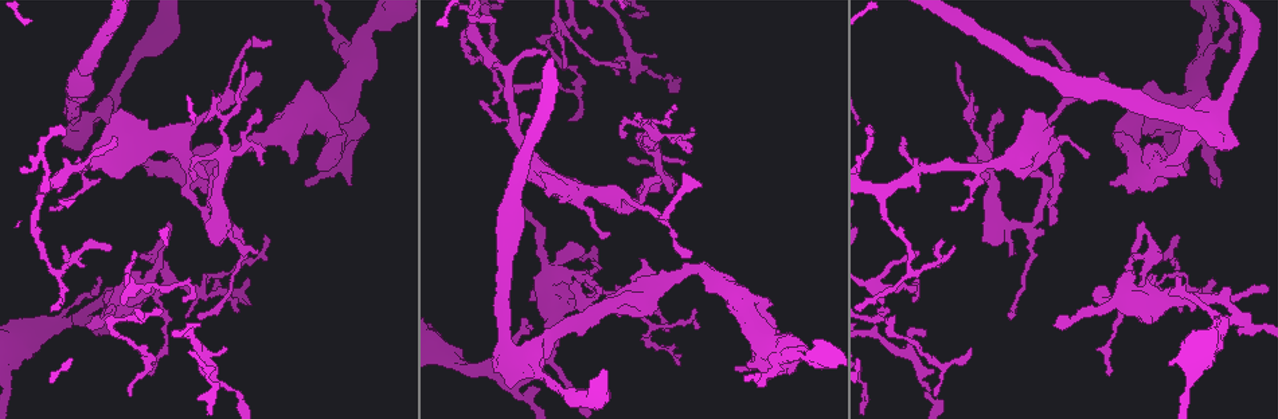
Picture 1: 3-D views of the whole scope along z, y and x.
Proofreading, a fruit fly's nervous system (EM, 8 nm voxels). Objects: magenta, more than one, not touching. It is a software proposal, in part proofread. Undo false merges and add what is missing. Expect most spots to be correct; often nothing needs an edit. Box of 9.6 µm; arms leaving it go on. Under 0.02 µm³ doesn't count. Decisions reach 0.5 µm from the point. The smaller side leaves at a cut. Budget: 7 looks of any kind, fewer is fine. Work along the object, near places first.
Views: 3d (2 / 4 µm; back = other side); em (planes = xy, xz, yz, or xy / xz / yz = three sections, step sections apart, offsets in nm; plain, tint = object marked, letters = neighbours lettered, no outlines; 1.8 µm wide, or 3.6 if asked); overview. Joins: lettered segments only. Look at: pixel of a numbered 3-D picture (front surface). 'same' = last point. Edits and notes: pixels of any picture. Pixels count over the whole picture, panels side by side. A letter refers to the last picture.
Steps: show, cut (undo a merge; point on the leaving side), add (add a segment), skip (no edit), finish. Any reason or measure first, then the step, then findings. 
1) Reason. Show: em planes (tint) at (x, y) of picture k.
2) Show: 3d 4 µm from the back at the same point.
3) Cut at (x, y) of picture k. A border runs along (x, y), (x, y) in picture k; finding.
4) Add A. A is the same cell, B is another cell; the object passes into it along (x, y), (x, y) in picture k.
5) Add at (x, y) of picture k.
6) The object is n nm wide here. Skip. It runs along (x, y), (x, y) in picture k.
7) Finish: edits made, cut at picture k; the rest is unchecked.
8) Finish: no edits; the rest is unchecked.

Calibre changes. Show: 3d 2 µm at (547, 362) of picture 1.

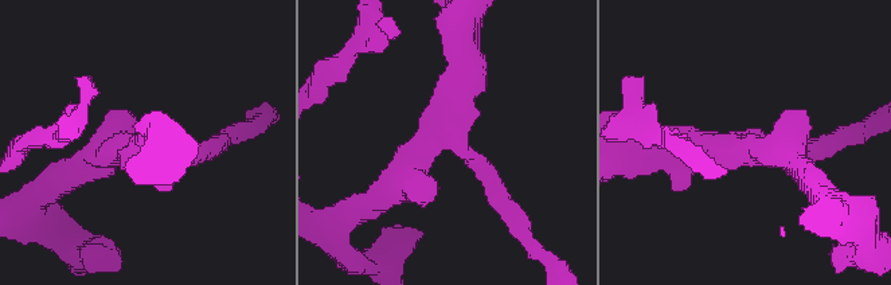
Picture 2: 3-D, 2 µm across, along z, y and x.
Show: em planes (letters) at (434, 137) of picture 2.

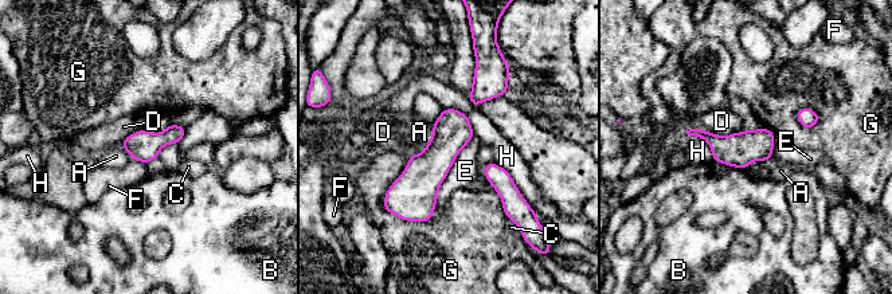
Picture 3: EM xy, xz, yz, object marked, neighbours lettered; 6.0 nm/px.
The object is 190 nm wide here. Skip. A, B, C, D, E, F, G and H are other cells; a border runs along (474, 136), (426, 222) in picture 3; one cell here.

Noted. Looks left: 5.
Three-way junction. Show: 3d 4 µm from the back at (1147, 173) of picture 1.

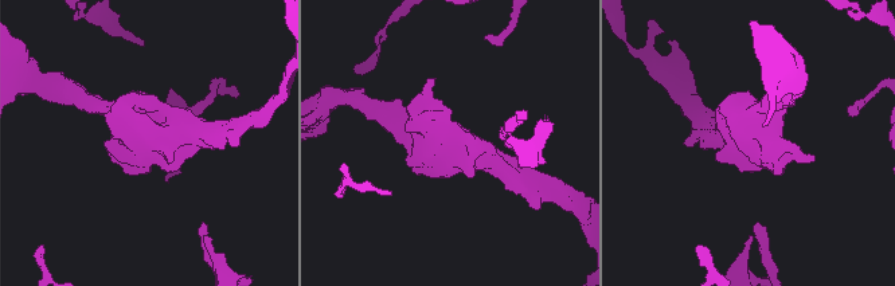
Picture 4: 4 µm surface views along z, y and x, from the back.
Need the tissue. Show: em xy step 4 (tint) at (140, 141) of picture 4.

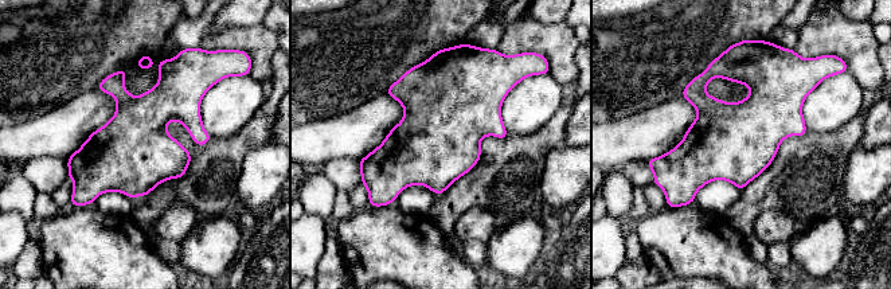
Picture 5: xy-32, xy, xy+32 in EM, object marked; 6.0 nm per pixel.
Show: em xy step 4 (letters) at the same point.

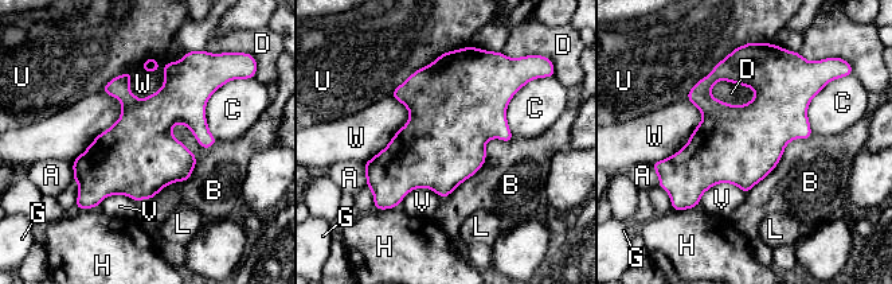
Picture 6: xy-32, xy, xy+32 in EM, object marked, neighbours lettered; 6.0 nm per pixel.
Skip. A, B, C, D, G, H, L, U, V and W are other cells; a border runs along (182, 57), (156, 92), (128, 94) in picture 6; continuous, no second cell.

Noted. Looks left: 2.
Show: 3d 4 µm at (617, 75) of picture 1.

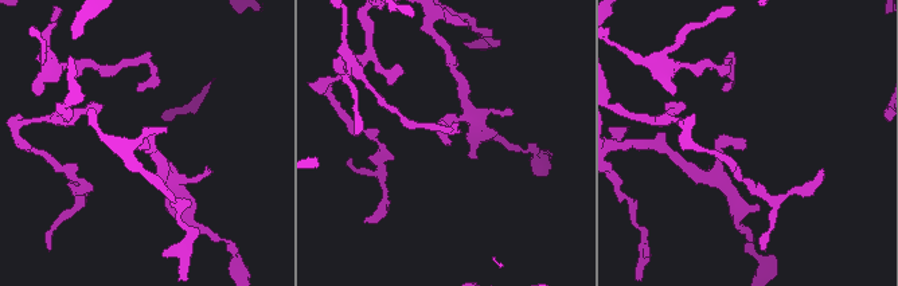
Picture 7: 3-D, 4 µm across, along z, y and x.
Show: em planes (letters) at (741, 149) of picture 7.

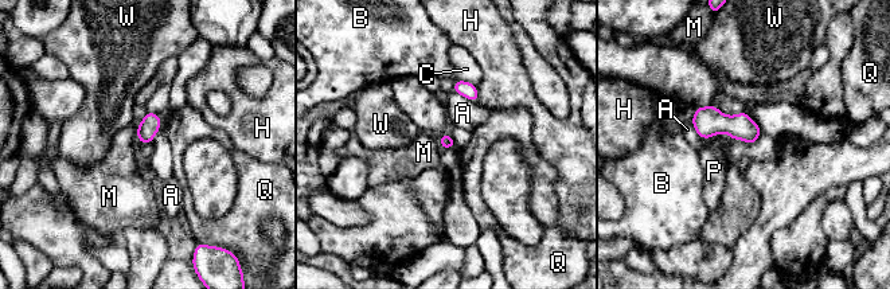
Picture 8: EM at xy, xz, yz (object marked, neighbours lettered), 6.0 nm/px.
Skip. A, B, C, H, M, P, Q and W are other cells; none of them fits.

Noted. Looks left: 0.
Finish: no edits; the rest is unchecked.

